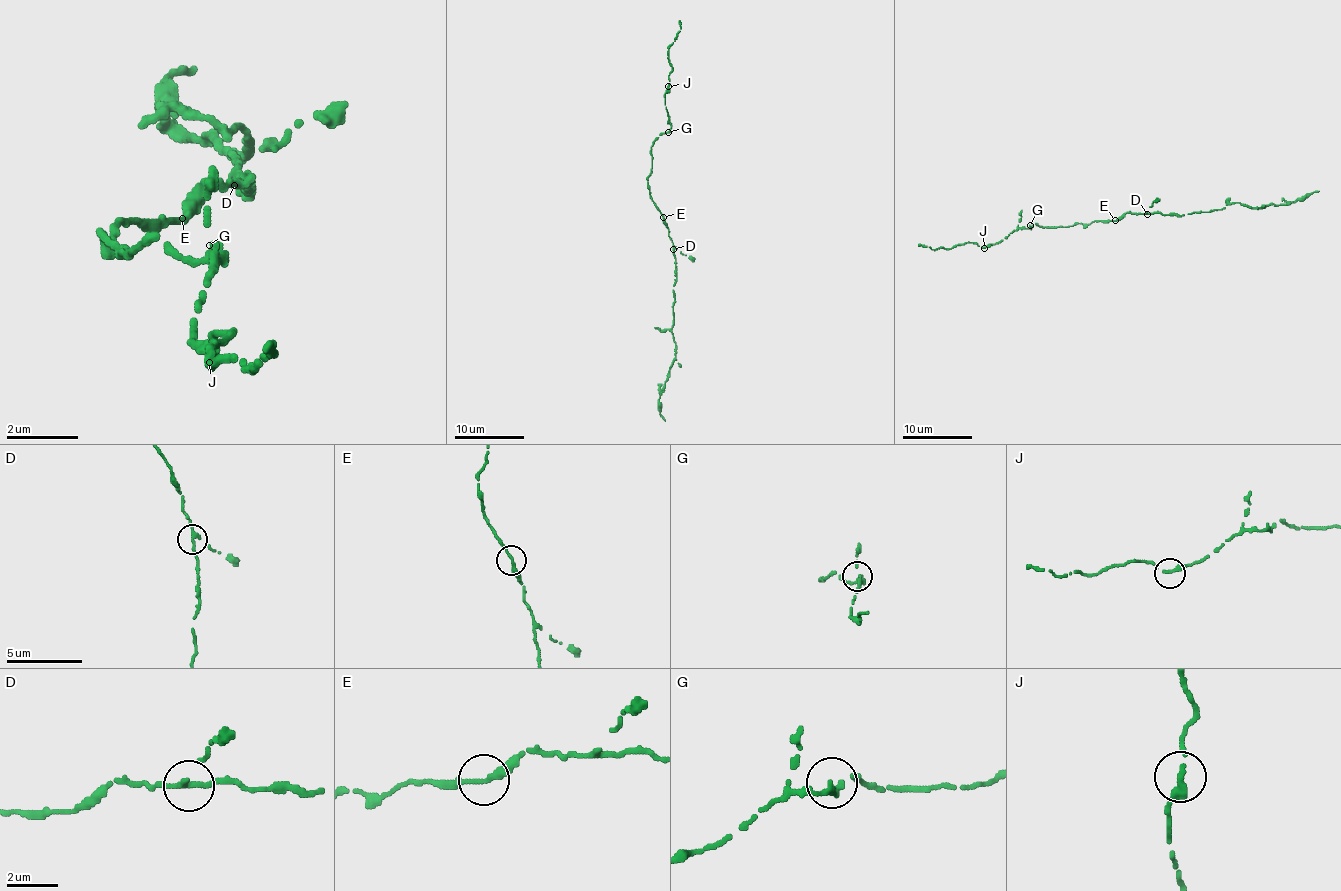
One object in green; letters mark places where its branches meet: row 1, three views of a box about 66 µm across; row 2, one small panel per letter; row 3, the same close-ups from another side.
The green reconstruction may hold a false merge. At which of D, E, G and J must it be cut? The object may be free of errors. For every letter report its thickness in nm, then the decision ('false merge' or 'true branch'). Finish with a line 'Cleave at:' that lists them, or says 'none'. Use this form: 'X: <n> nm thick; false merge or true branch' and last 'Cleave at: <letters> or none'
D: 240 nm thick; true branch
E: 220 nm thick; true branch
G: 220 nm thick; true branch
J: 260 nm thick; true branch
Cleave at: none

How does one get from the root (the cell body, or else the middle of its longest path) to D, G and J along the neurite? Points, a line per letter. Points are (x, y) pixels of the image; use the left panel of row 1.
D: (182, 218), (182, 209), (209, 182), (236, 182)
G: (182, 218), (128, 218), (110, 236), (101, 236), (128, 254), (119, 254), (155, 236), (200, 263), (209, 245)
J: (182, 218), (101, 236), (119, 254), (155, 236), (227, 263), (191, 317), (209, 362)

